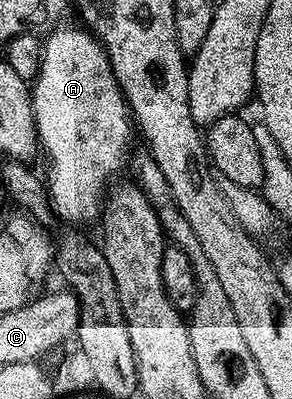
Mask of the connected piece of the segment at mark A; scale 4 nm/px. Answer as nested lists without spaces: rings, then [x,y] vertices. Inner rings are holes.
[[[57,26],[47,36],[49,39],[43,40],[40,66],[36,69],[36,78],[30,87],[32,122],[36,124],[39,150],[42,155],[44,151],[44,159],[48,162],[46,190],[48,198],[52,200],[55,218],[65,219],[68,223],[88,223],[95,215],[97,218],[101,214],[110,187],[108,179],[115,180],[115,175],[123,167],[125,170],[129,162],[128,142],[132,139],[132,131],[134,135],[134,120],[103,45],[83,26],[64,26]]]

